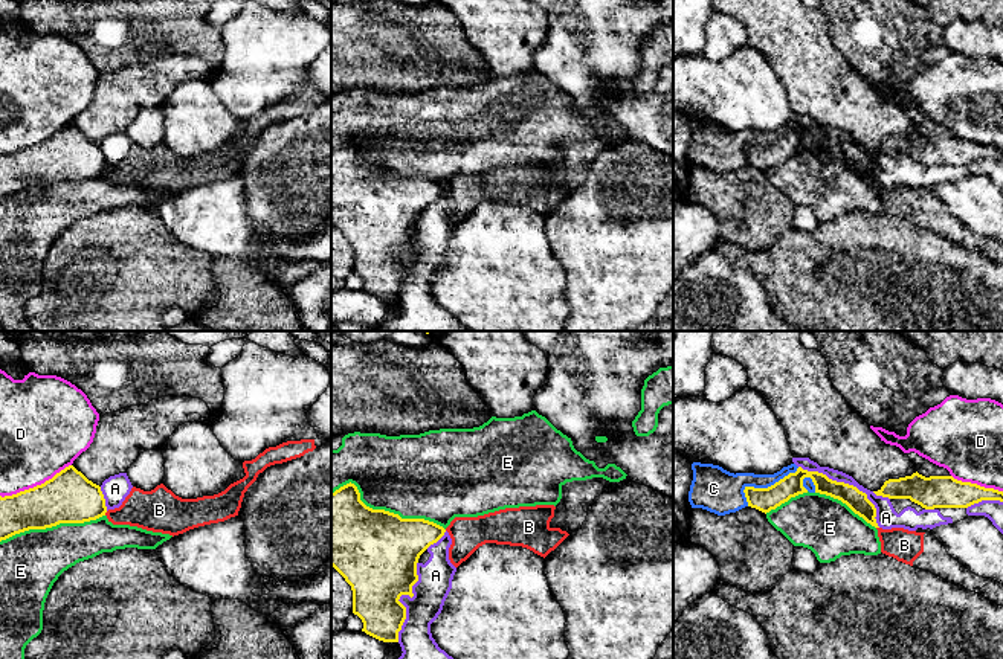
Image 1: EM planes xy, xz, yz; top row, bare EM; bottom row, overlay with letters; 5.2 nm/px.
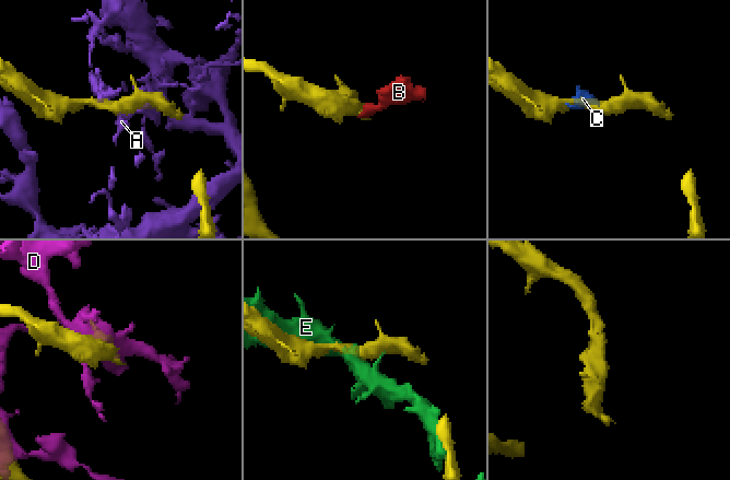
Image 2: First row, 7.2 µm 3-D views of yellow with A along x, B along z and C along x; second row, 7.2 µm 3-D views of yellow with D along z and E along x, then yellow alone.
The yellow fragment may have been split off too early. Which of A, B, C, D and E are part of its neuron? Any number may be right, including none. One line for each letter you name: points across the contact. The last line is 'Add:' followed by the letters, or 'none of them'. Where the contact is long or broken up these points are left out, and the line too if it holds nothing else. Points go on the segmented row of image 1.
Add: none of them

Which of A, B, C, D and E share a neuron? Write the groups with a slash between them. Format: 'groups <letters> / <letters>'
groups A / B C / D / E

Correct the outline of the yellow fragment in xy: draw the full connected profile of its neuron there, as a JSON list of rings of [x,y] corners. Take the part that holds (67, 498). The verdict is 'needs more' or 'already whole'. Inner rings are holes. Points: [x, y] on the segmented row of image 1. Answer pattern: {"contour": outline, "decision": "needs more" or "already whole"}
{"contour": [[[69,465],[41,485],[0,496],[0,542],[29,529],[96,520],[105,513],[101,487]]], "decision": "already whole"}

